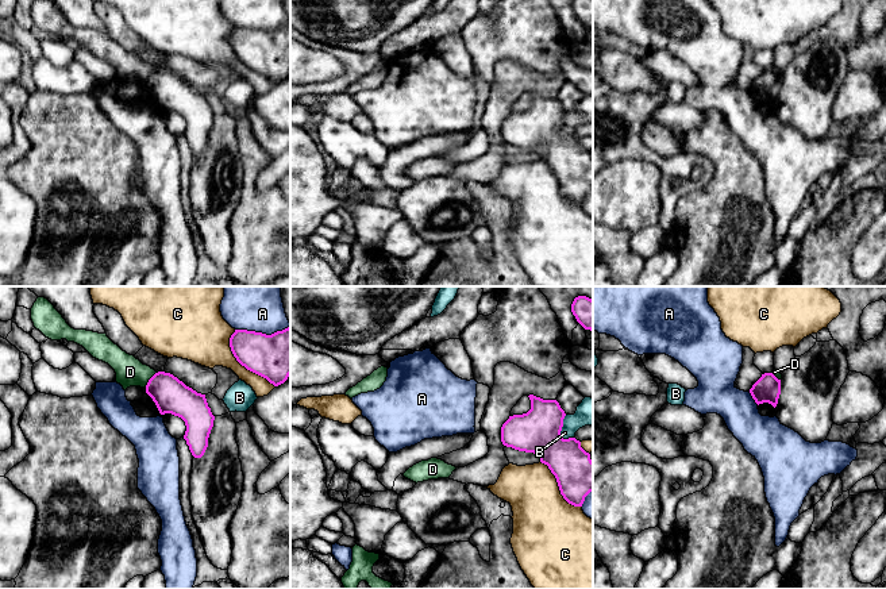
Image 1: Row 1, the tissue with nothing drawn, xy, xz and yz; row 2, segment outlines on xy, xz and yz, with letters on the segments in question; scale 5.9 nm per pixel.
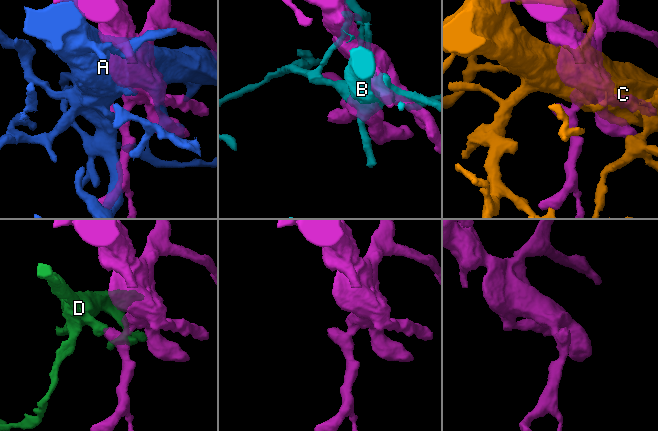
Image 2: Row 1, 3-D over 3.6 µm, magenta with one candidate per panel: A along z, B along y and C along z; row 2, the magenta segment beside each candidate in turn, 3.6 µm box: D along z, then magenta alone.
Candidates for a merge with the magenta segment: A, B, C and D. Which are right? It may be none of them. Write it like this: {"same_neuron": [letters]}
{"same_neuron": []}

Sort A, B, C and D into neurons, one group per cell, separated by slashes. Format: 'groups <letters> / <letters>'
groups A / B / C / D

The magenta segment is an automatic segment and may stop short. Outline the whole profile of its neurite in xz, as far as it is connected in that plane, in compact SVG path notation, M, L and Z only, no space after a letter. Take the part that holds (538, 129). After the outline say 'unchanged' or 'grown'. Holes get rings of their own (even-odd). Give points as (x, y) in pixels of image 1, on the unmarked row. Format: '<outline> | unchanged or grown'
M533 92L528 95L531 107L523 112L509 113L501 124L501 139L506 145L536 151L540 159L547 162L555 173L563 196L574 204L582 204L585 195L593 189L593 158L590 151L581 145L581 139L575 135L563 136L561 134L566 111L556 97L543 97Z | unchanged

